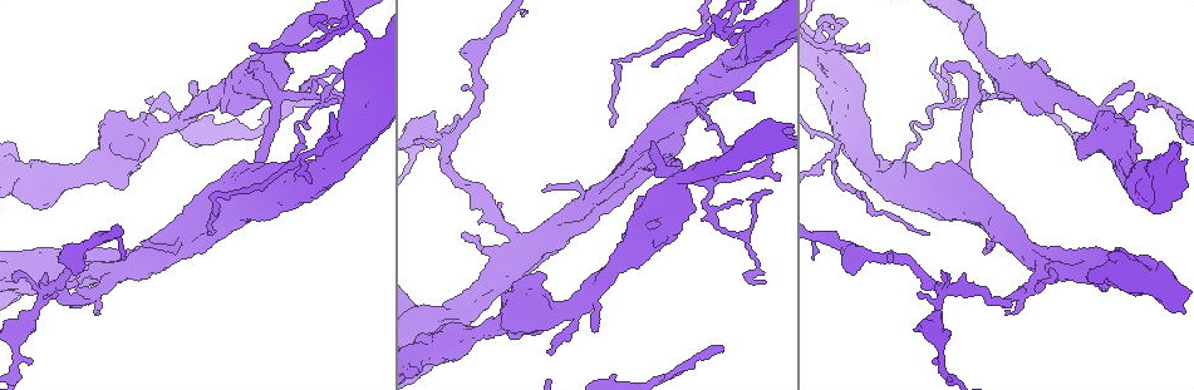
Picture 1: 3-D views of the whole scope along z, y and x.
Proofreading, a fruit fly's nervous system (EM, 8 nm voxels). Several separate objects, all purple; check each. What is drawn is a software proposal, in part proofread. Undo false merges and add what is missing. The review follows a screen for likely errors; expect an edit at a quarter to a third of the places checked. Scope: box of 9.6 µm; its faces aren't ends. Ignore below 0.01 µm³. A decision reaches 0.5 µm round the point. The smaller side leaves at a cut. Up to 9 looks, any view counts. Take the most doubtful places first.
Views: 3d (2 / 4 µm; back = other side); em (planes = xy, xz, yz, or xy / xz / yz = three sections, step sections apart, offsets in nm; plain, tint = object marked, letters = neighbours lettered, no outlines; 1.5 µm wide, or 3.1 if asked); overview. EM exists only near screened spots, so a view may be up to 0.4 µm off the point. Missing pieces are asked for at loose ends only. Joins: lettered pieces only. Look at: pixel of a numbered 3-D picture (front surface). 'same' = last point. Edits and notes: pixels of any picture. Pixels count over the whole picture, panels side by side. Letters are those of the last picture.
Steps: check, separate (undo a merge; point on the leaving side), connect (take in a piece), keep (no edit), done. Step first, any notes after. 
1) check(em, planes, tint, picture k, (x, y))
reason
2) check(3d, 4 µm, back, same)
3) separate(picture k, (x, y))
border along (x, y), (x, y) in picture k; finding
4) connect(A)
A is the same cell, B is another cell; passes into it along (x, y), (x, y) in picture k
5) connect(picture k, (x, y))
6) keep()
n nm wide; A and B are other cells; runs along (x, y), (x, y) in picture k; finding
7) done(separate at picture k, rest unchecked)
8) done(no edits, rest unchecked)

check(3d, 4 µm, back, picture 1, (1148, 98))

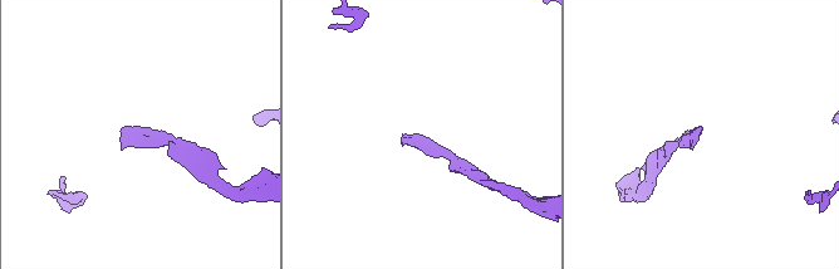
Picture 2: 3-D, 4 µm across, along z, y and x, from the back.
check(em, xy, step 8, tint, picture 2, (700, 127))

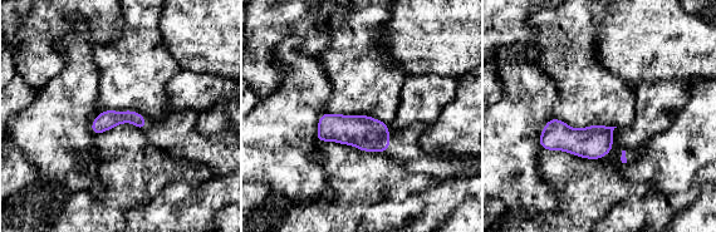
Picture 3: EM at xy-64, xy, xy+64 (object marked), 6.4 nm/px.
check(em, planes, letters, same)

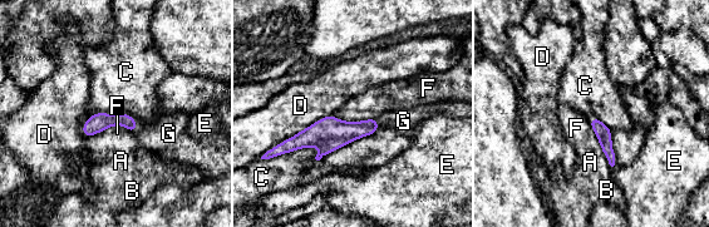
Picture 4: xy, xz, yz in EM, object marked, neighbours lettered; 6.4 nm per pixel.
connect(picture 4, (168, 133))
G is the same cell, A, B, C, D, E and F are other cells; passes into it along (98, 122), (136, 126), (168, 133) in picture 4; the neuron continues

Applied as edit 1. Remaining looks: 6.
check(3d, 4 µm, picture 1, (141, 242))
tapers out

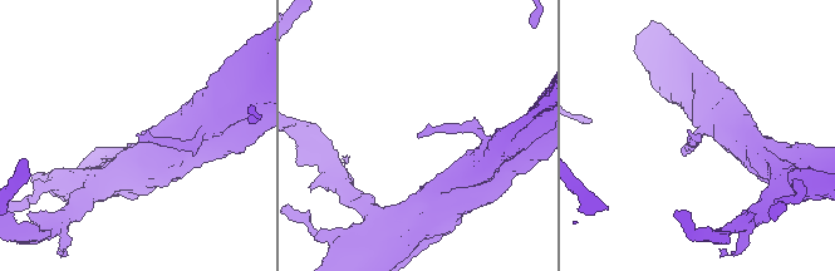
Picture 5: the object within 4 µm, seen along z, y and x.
check(em, planes, plain, picture 5, (701, 135))

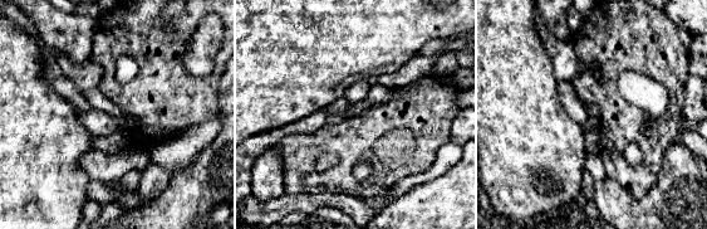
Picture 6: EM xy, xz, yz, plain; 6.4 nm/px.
check(em, planes, letters, same)
see the neighbours

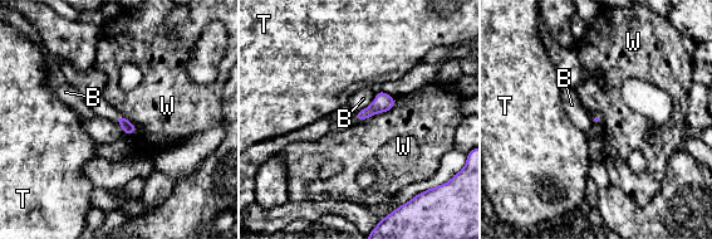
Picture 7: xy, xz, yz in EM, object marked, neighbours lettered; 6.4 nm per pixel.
keep()
B, T and W are other cells; border along (394, 97), (392, 108), (361, 122) in picture 7; none of them fits

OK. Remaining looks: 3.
check(overview)
see it whole again

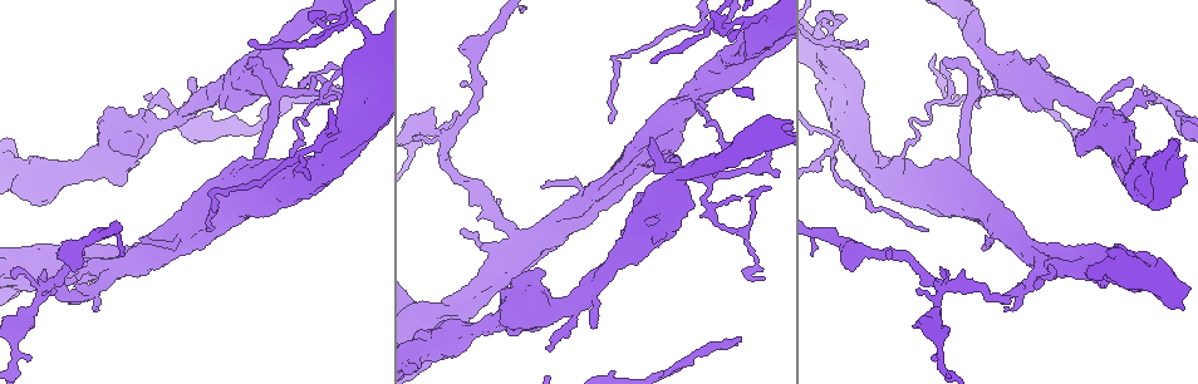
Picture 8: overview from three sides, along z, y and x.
check(em, xy, step 8, letters, picture 8, (941, 284))
three arms meet

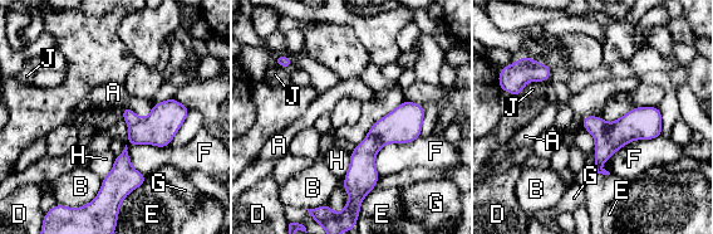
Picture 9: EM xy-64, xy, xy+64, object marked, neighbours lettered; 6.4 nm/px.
keep()
A, B, D, E, F, G, H and J are other cells; border along (153, 105), (144, 117), (122, 107) in picture 9; all the same neuron

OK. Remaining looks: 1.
done(connect at picture 4, rest unchecked)

